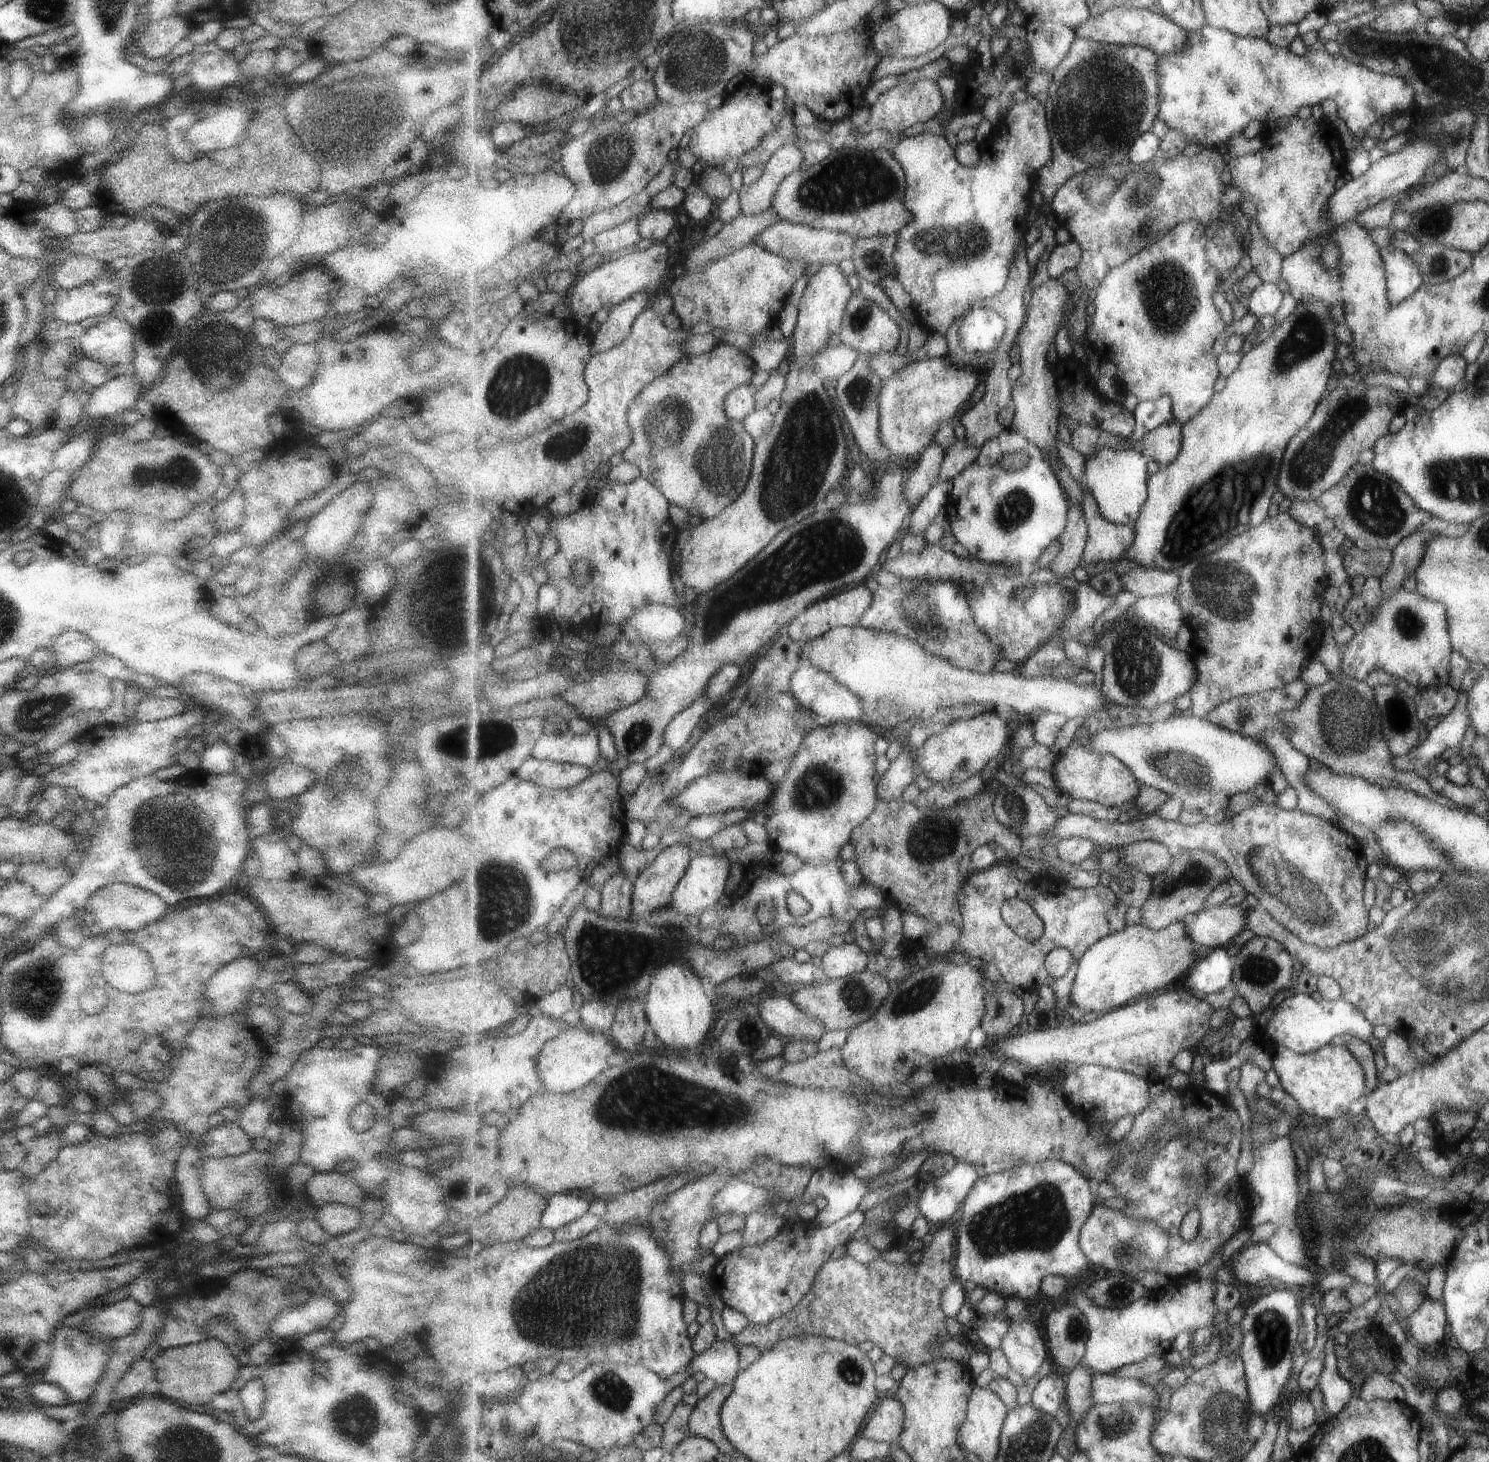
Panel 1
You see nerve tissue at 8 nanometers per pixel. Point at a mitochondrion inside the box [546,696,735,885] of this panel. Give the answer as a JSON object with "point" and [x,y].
{"point":[638,732]}

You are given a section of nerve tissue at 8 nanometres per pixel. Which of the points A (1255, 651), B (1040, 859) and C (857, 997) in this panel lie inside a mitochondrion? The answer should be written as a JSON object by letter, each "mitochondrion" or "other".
{"A":"other","B":"other","C":"mitochondrion"}

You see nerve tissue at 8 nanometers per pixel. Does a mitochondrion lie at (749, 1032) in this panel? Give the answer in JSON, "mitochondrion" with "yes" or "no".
{"mitochondrion":"yes"}

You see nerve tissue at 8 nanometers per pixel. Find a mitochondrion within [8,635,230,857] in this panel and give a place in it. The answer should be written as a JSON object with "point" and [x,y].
{"point":[38,714]}

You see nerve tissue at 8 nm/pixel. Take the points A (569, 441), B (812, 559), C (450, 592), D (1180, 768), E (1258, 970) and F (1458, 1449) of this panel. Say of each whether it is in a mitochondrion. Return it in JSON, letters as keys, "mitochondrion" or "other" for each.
{"A":"mitochondrion","B":"mitochondrion","C":"mitochondrion","D":"mitochondrion","E":"mitochondrion","F":"other"}

